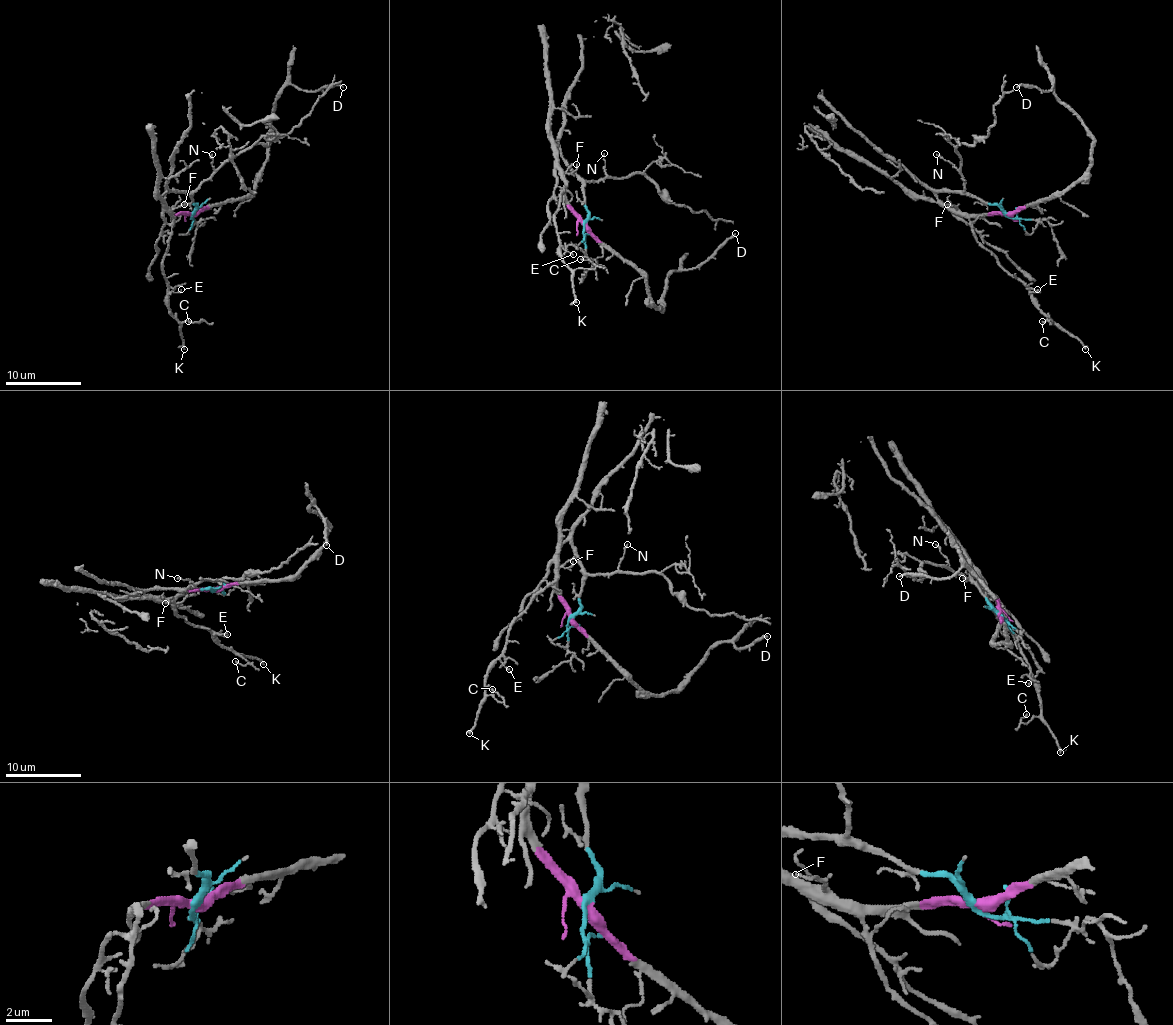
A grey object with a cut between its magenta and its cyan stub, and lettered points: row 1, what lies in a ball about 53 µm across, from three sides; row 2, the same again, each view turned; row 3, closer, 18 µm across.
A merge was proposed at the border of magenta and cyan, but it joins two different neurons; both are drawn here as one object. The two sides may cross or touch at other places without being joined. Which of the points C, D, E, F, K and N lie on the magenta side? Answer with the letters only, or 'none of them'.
C, D, E, F, K

